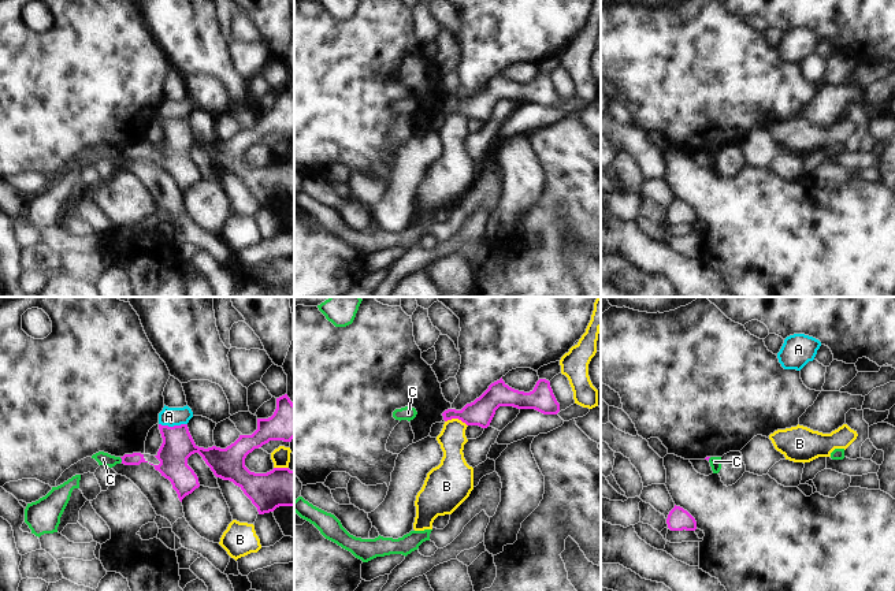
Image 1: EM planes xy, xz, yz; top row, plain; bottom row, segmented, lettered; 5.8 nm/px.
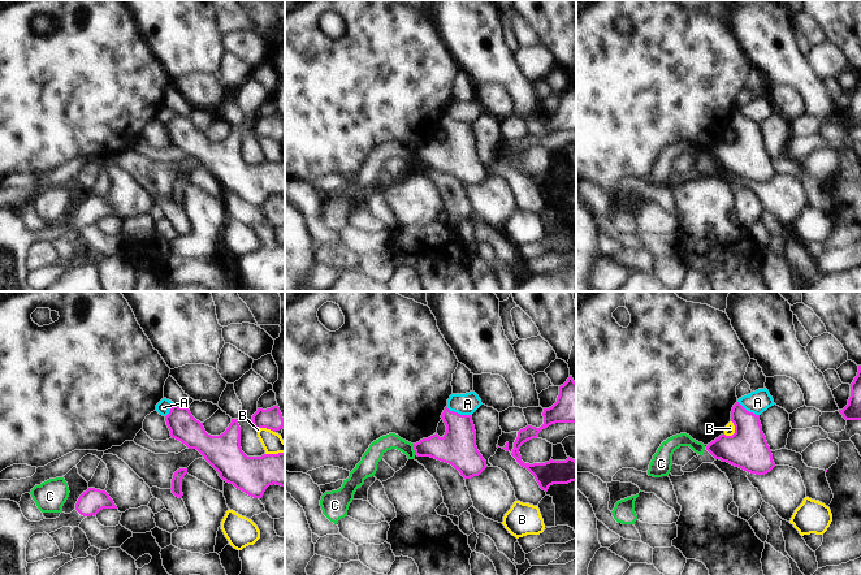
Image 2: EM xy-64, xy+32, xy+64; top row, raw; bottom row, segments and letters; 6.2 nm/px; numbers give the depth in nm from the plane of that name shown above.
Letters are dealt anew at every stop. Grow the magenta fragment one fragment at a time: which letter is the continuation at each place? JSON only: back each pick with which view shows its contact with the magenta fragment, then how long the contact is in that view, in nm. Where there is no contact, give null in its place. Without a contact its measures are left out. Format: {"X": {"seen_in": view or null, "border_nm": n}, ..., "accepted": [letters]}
{"accepted": []}

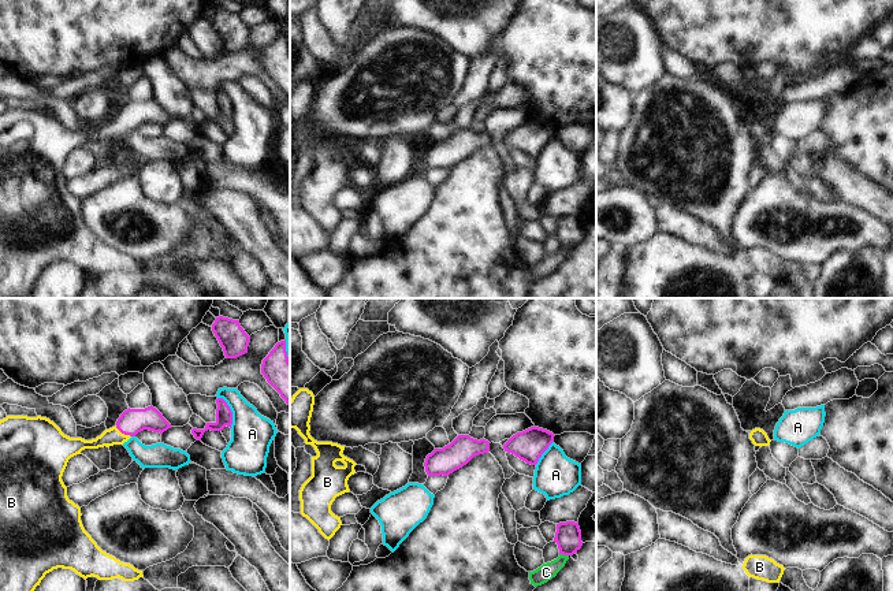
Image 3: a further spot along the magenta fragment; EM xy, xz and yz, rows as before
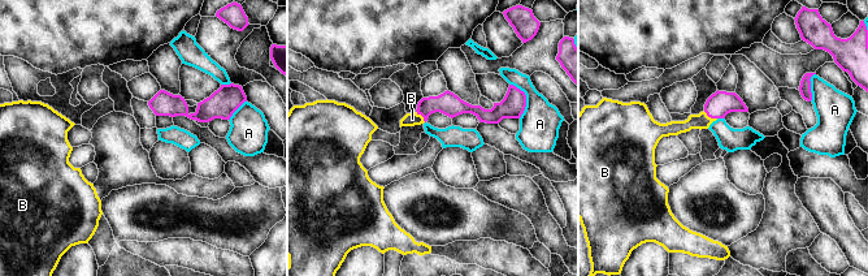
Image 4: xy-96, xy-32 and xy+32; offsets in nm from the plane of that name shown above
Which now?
{"B": {"seen_in": "xy", "border_nm": 120}, "accepted": ["B"]}

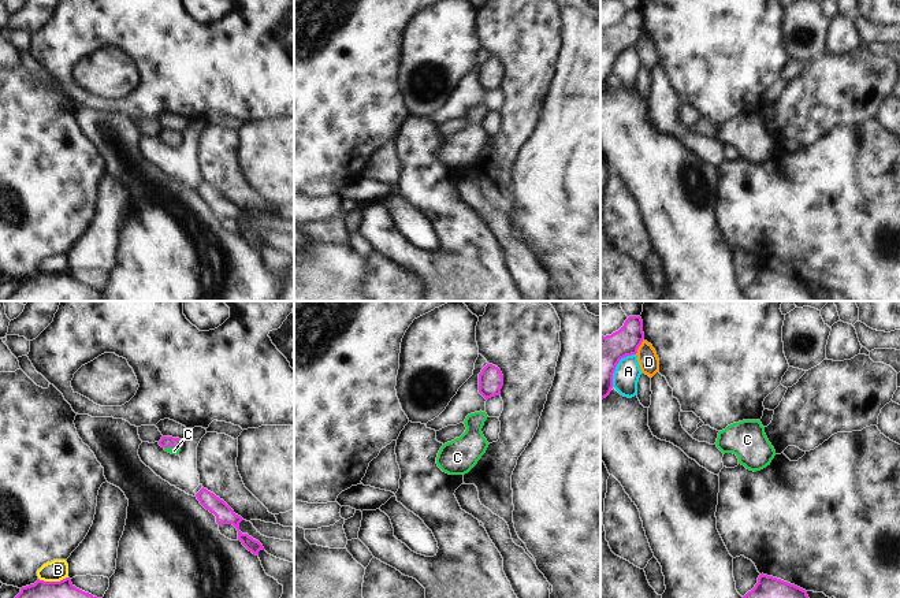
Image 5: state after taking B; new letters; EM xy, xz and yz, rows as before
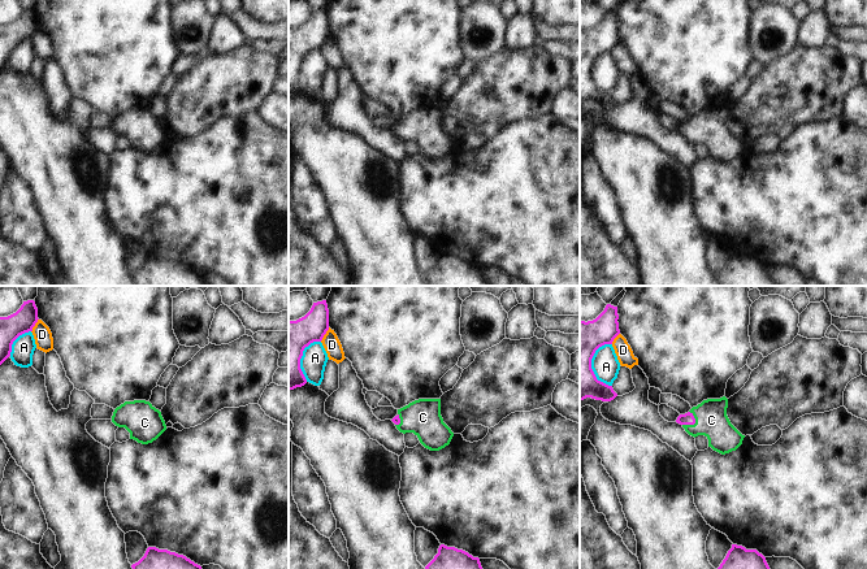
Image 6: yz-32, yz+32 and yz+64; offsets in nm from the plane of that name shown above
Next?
{"C": {"seen_in": "xy", "border_nm": 100}, "accepted": ["C"]}

